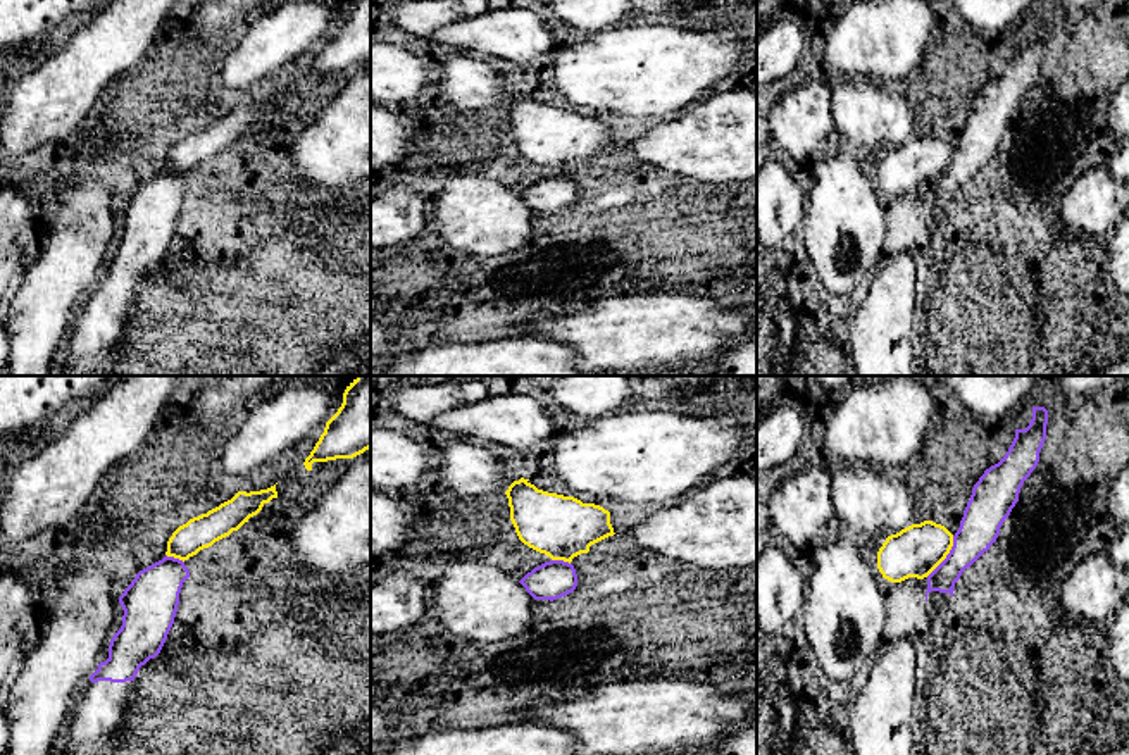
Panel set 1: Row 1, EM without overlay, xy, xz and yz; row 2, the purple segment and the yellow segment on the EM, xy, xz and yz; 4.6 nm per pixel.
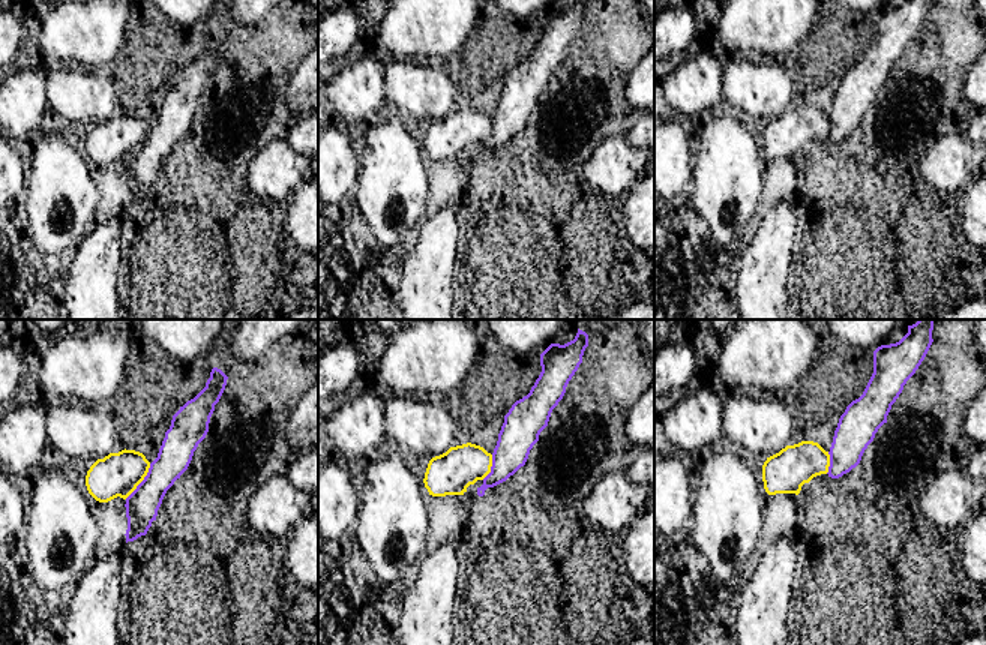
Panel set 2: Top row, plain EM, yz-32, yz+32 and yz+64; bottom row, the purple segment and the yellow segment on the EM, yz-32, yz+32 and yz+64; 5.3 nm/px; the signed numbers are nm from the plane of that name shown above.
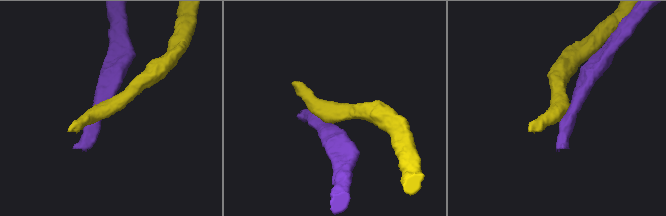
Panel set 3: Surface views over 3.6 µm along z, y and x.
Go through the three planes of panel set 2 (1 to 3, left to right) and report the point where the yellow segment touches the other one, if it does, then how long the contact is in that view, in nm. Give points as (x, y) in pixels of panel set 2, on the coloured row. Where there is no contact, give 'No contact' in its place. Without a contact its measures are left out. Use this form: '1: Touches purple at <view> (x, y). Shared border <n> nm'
1: Touches purple at yz-32 (141, 482). Shared border 240 nm
2: Touches purple at yz+32 (491, 467). Shared border 150 nm
3: Touches purple at yz+64 (830, 462). Shared border 120 nm

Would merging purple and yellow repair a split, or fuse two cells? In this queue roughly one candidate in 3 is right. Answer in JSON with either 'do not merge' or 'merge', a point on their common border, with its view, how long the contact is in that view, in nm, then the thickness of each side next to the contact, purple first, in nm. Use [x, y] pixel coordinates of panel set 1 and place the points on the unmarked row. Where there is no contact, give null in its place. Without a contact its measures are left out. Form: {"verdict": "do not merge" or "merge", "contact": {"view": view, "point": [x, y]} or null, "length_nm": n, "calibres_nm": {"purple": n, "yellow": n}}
{"verdict": "do not merge", "contact": {"view": "yz", "point": [947, 171]}, "length_nm": 240, "calibres_nm": {"purple": 190, "yellow": 240}}

